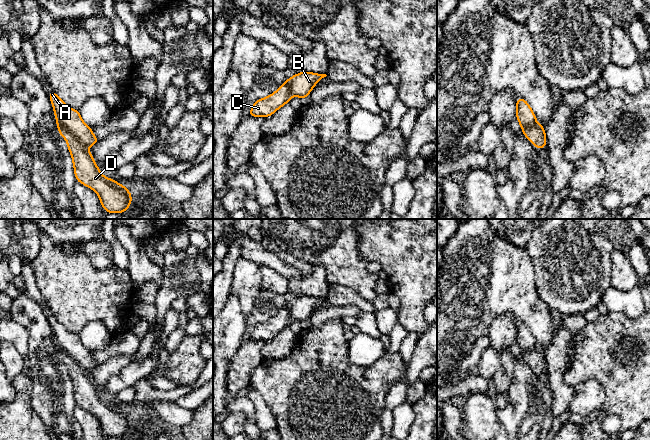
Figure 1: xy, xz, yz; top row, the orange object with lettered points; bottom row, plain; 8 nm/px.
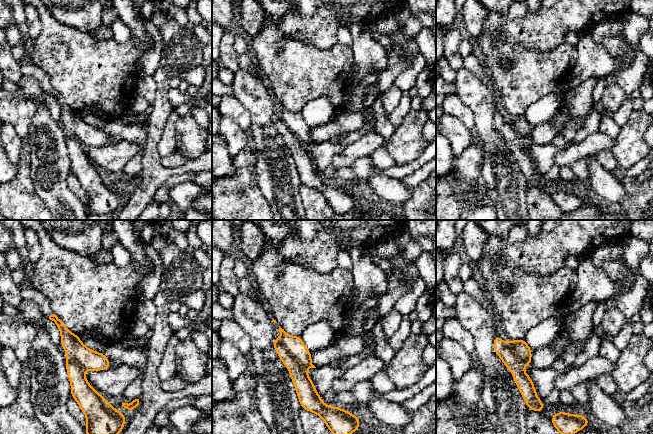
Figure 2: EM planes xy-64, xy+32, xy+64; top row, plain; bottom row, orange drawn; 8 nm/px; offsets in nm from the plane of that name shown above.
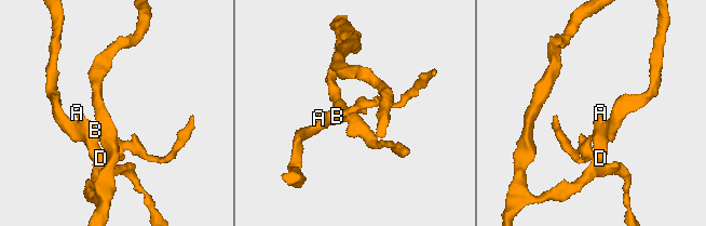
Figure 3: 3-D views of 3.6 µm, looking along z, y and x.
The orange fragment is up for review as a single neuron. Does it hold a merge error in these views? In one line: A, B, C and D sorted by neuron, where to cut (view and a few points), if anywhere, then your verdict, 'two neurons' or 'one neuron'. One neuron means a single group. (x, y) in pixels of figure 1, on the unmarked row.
A B / C D | xy (57, 343), (69, 357), (86, 371) | two neurons

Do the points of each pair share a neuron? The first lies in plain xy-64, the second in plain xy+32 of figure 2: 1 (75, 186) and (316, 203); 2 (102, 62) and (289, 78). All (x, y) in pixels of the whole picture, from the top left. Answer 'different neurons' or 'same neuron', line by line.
1: same neuron
2: same neuron

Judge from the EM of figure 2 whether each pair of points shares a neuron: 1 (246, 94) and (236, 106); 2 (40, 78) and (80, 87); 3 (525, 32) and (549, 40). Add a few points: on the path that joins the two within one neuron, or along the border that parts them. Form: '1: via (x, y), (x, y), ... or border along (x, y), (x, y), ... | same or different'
1: border along (232, 94), (249, 111), (251, 122) | different
2: border along (33, 63), (48, 76), (49, 82), (54, 89) | different
3: via (531, 32), (541, 32), (543, 34) | same

